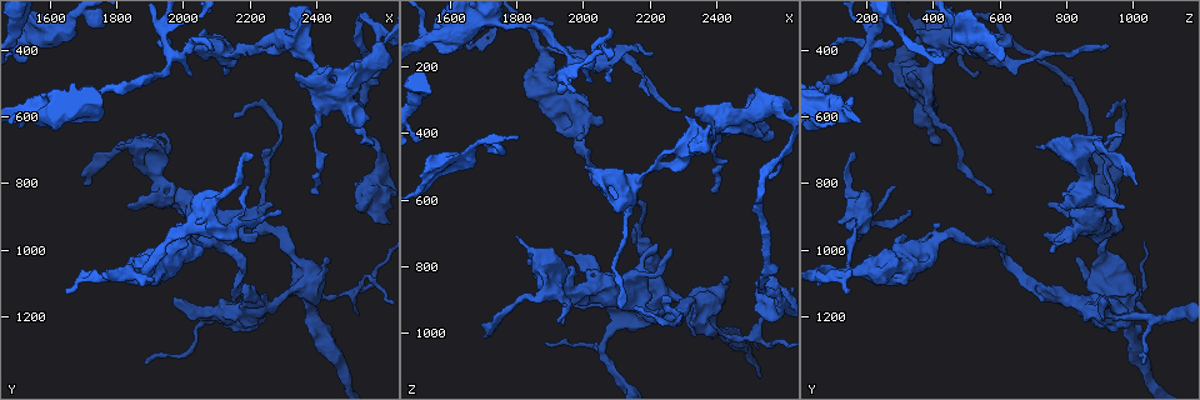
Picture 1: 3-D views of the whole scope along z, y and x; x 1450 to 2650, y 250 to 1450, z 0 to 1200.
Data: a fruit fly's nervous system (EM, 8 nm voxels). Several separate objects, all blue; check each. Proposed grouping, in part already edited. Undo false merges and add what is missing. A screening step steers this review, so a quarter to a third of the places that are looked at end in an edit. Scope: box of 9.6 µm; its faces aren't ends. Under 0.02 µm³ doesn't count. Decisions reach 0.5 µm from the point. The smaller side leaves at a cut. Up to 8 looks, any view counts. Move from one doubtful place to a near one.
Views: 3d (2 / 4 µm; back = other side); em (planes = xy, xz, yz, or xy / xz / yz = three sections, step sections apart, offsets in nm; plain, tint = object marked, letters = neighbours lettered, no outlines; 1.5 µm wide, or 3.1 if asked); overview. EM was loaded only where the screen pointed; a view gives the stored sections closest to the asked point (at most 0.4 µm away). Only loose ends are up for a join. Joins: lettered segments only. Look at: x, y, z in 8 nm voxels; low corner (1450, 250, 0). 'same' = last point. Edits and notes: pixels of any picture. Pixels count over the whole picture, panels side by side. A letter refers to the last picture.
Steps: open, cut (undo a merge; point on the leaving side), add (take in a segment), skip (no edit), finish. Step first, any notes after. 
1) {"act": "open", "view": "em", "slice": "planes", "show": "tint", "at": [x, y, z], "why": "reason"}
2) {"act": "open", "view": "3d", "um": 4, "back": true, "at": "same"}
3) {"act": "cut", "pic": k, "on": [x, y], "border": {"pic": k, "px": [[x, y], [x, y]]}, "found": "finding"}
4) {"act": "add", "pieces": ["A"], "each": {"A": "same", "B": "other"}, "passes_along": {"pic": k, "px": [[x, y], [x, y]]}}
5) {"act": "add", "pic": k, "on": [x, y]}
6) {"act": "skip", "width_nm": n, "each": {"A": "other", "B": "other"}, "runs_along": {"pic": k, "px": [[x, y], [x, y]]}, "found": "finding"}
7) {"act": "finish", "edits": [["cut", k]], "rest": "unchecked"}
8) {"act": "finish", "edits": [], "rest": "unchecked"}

{"act": "open", "view": "em", "slice": "xz", "step": 4, "show": "letters", "at": [2390, 830, 570], "why": "free end"}

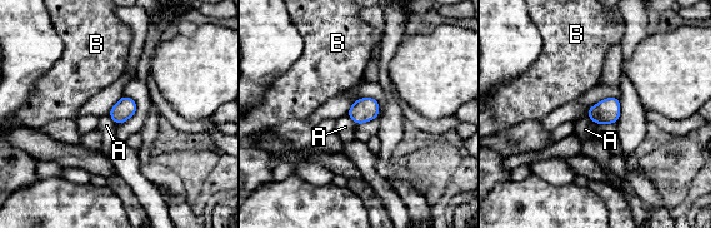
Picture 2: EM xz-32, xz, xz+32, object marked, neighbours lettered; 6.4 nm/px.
{"act": "skip", "each": {"A": "other", "B": "other"}, "border": {"pic": 2, "px": [[587, 114], [596, 124]]}, "found": "none of them fits"}

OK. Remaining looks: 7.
{"act": "open", "view": "3d", "um": 4, "back": true, "at": [2400, 600, 400], "why": "calibre changes"}

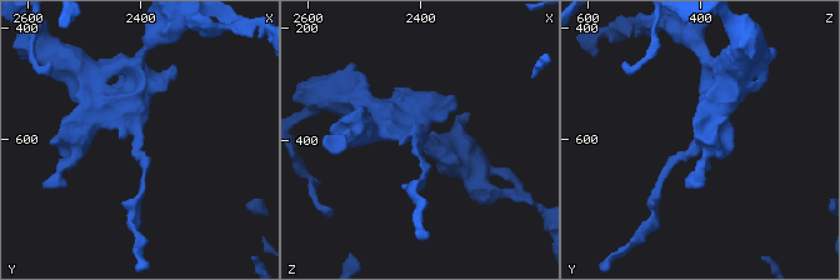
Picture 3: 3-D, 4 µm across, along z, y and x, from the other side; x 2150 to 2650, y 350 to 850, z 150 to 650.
{"act": "open", "view": "em", "slice": "planes", "show": "letters", "at": [2405, 590, 405], "why": "need the tissue"}

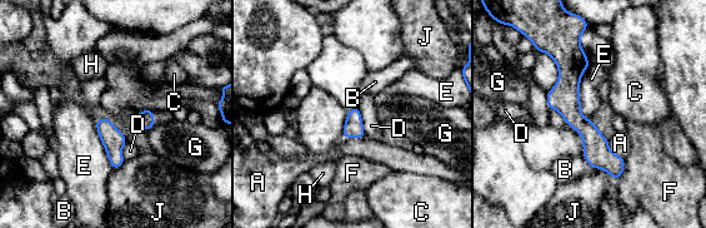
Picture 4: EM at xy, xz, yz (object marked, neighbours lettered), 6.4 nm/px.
{"act": "skip", "each": {"A": "other", "B": "other", "C": "other", "D": "other", "E": "other", "F": "other", "G": "other", "H": "other", "J": "other"}, "runs_along": {"pic": 4, "px": [[574, 45], [571, 114], [616, 174]]}, "found": "one cell here"}

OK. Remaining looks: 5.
{"act": "open", "view": "em", "slice": "planes", "show": "letters", "at": [2170, 1100, 700], "why": "sharp bend"}

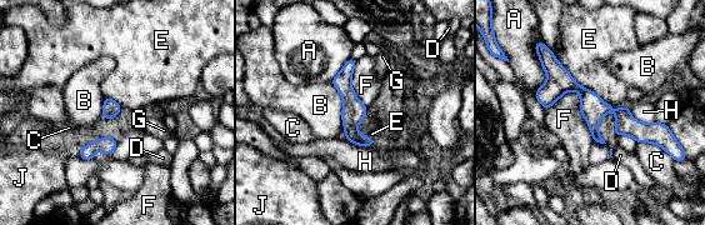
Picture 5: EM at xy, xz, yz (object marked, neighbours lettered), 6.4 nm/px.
{"act": "skip", "longest_contact_nm": ["E", 500], "each": {"A": "other", "B": "other", "C": "other", "D": "other", "E": "other", "F": "other", "G": "other", "H": "other", "J": "other"}, "found": "continuous, no second cell"}

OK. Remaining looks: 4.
{"act": "finish", "edits": [], "rest": "unchecked"}

